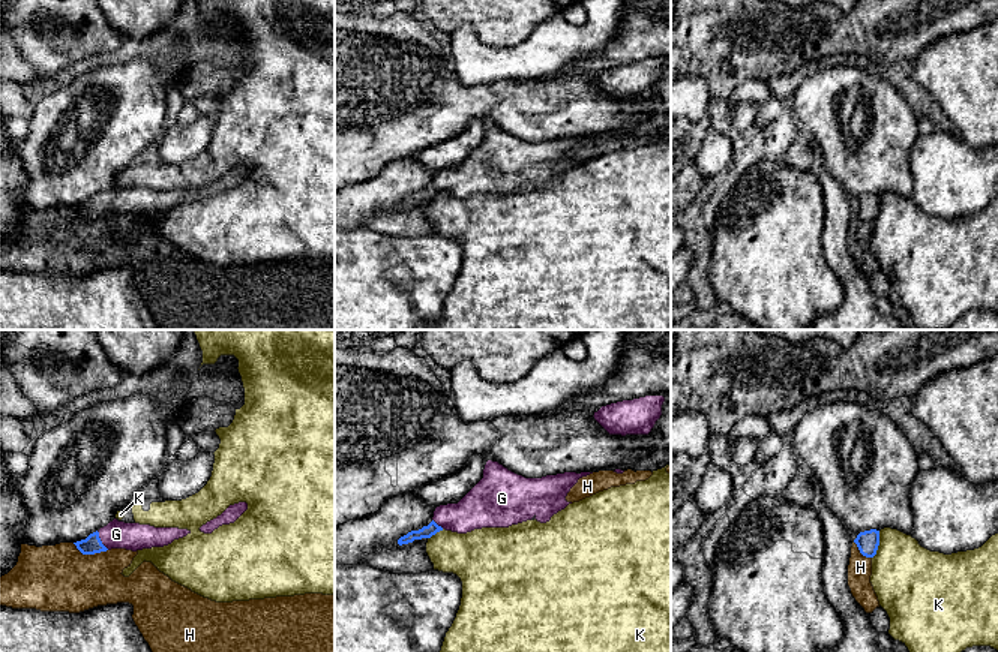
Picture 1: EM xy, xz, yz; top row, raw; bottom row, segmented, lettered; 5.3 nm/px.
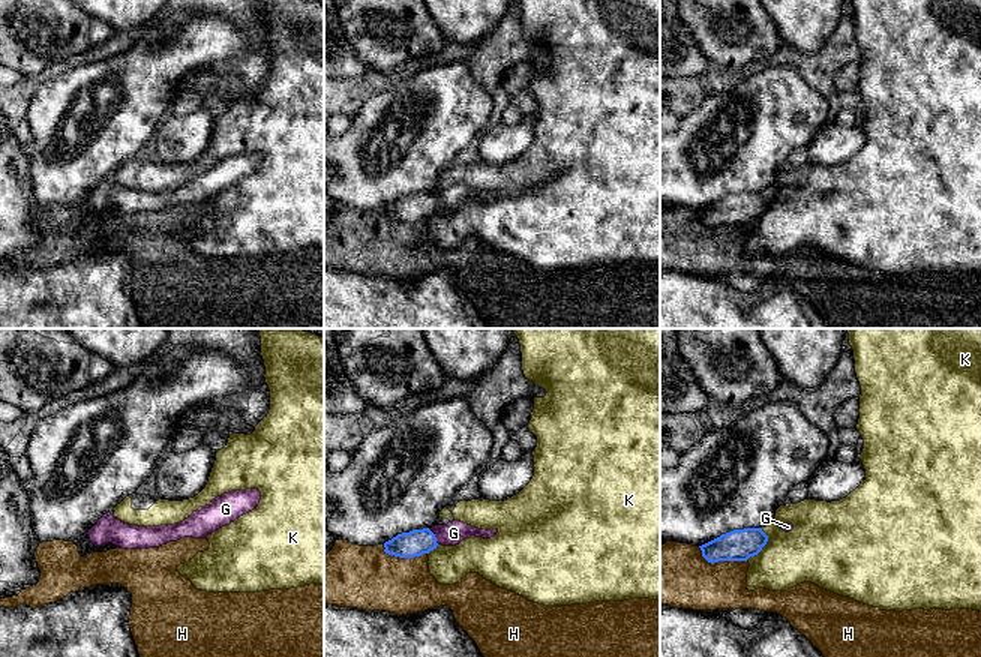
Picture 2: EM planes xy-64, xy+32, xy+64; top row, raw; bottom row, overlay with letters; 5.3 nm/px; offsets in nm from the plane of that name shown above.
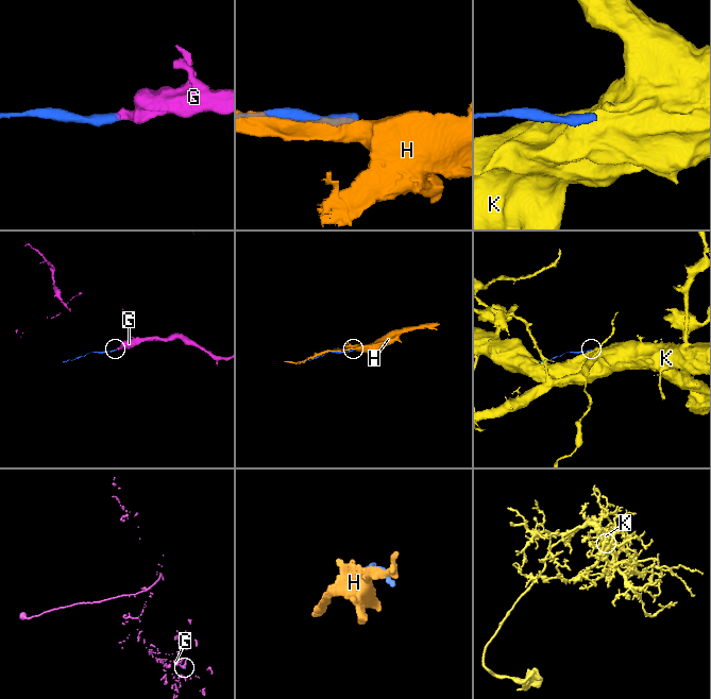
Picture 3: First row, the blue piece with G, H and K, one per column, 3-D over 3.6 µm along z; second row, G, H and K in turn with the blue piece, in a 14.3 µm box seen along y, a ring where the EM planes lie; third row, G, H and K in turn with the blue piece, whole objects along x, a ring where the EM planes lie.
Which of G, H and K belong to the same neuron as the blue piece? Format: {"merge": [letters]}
{"merge": ["G"]}

